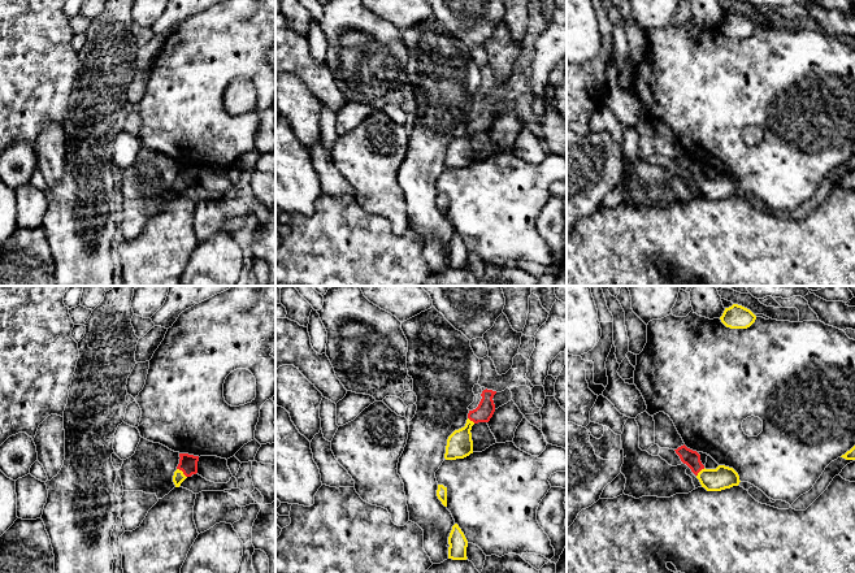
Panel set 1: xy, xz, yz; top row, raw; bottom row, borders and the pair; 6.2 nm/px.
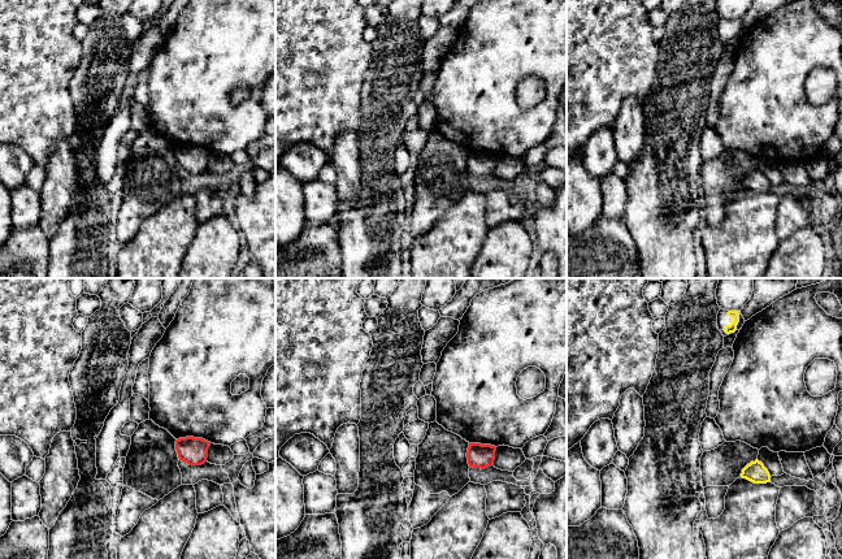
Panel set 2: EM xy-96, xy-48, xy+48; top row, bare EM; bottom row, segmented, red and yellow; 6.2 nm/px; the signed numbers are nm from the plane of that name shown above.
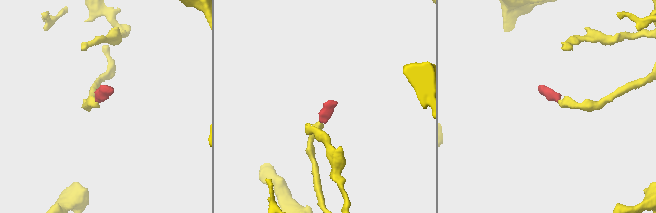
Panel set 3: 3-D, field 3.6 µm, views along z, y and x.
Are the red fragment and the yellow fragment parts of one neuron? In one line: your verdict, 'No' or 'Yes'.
Yes

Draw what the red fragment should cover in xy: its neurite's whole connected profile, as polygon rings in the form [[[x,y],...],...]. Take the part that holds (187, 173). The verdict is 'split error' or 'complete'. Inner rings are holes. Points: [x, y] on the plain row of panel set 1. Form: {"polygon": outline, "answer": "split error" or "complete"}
{"polygon": [[[179,162],[179,166],[179,173],[173,185],[173,191],[175,196],[179,196],[187,186],[198,182],[199,165]]], "answer": "split error"}

